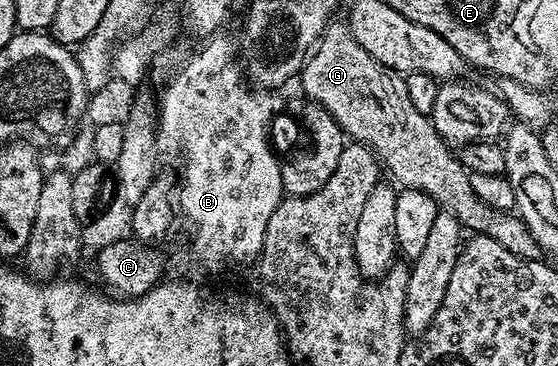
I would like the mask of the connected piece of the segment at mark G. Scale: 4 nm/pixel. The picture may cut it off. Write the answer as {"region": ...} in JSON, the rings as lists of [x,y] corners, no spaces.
{"region":[[[332,21],[328,23],[326,29],[323,30],[323,35],[308,54],[306,63],[303,64],[302,79],[303,91],[308,95],[306,98],[310,102],[322,105],[335,118],[337,125],[341,125],[344,136],[371,148],[375,153],[375,158],[385,168],[386,174],[388,171],[396,179],[394,182],[400,188],[424,191],[434,203],[439,204],[442,210],[458,217],[460,224],[466,230],[468,227],[468,232],[482,233],[493,237],[493,241],[497,241],[497,245],[505,245],[505,249],[509,249],[509,253],[522,259],[540,258],[539,243],[518,214],[492,211],[488,203],[482,203],[471,184],[472,172],[464,167],[458,154],[444,143],[437,133],[437,129],[431,124],[430,118],[417,113],[413,101],[409,101],[406,78],[392,67],[381,65],[381,61],[369,57],[369,53],[365,53],[365,49],[361,49],[361,45],[357,45],[351,28],[347,26],[346,22]]]}

